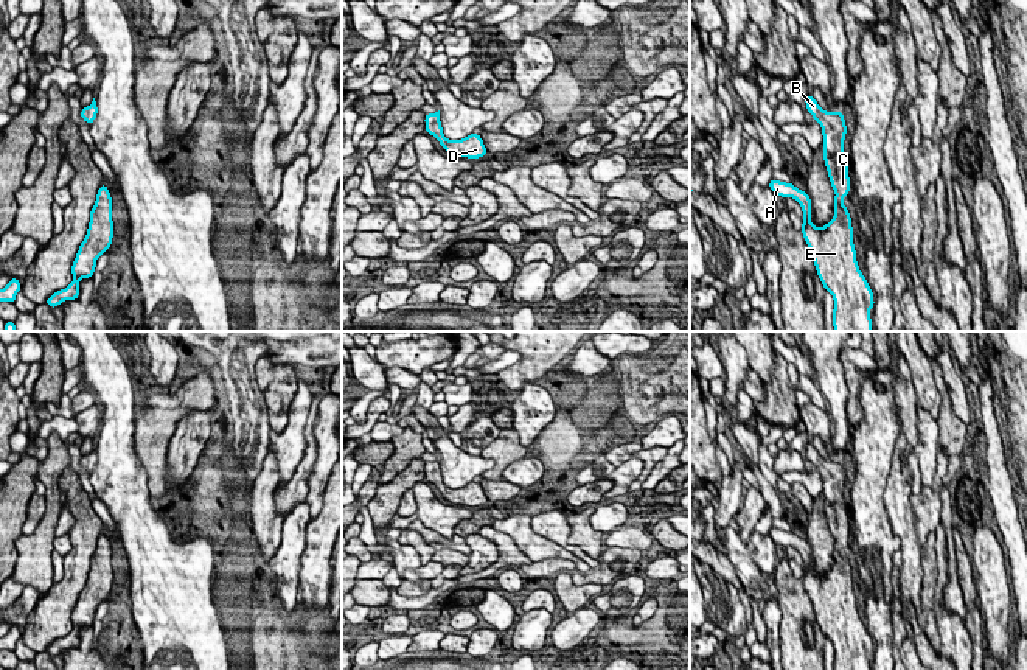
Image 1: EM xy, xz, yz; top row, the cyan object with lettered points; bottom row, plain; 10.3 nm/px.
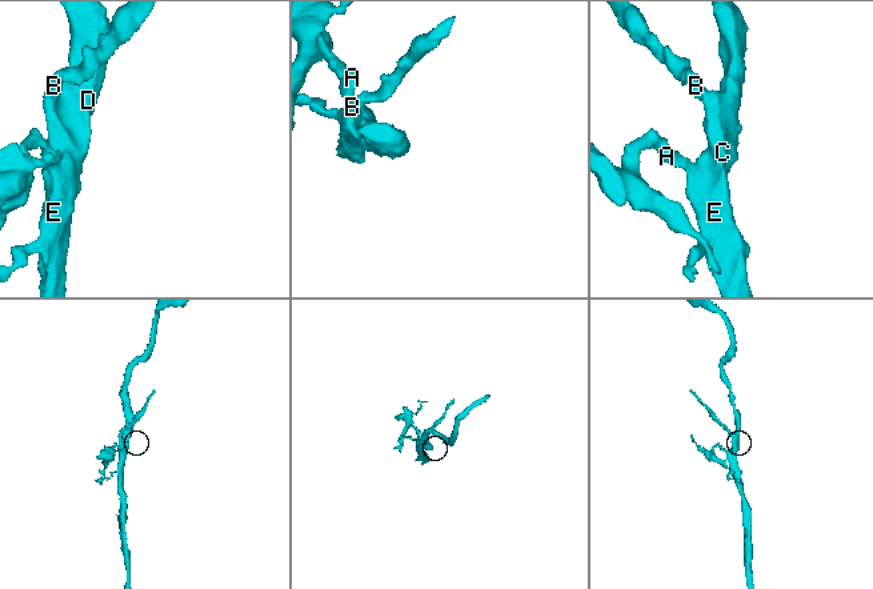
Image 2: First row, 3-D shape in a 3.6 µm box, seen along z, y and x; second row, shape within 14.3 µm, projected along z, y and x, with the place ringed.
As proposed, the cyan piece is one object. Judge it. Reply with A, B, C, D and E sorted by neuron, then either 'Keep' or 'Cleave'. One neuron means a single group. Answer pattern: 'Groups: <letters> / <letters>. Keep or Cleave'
Groups: A B C D E. Keep

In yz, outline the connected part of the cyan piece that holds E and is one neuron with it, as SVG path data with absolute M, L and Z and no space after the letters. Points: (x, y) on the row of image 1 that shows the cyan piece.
M813 95L806 96L805 104L806 104L806 110L813 115L813 118L822 127L823 160L825 160L831 187L836 193L834 205L833 205L834 216L828 224L819 229L809 221L813 215L811 197L805 191L799 190L794 183L780 182L775 179L771 179L769 188L774 191L775 196L782 196L785 199L792 197L802 207L803 238L813 253L816 272L823 288L833 295L833 300L834 300L834 309L833 309L834 331L872 331L870 309L875 305L873 292L867 283L867 278L859 270L859 266L856 261L856 250L853 244L851 218L850 218L848 208L842 202L850 191L848 166L844 154L844 140L845 140L845 134L848 132L844 120L844 112L834 112L834 110L825 112L813 98Z

